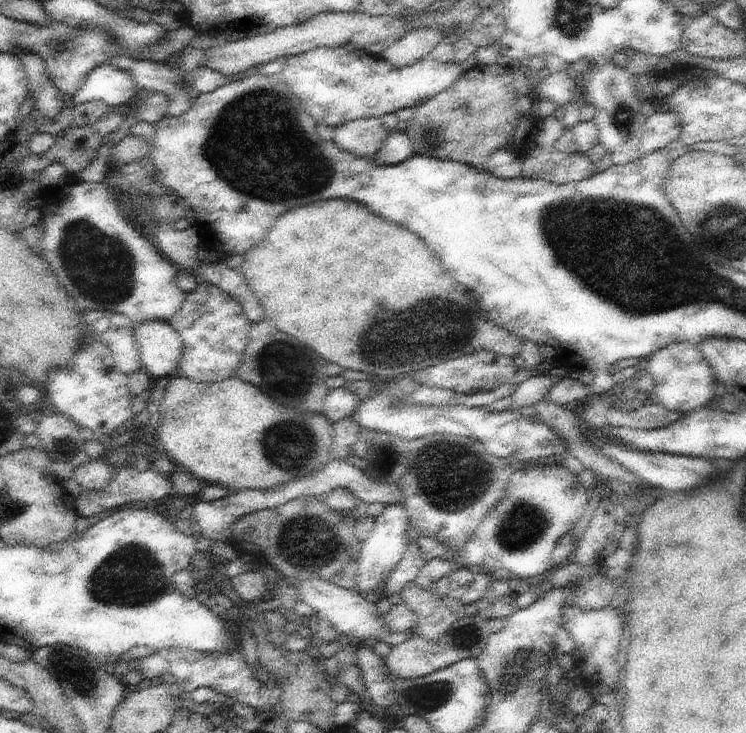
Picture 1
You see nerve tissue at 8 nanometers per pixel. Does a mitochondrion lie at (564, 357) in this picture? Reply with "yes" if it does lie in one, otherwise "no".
no

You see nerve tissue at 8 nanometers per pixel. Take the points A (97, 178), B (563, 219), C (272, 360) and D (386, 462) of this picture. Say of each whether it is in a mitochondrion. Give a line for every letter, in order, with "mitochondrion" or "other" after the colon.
A: other
B: mitochondrion
C: mitochondrion
D: other

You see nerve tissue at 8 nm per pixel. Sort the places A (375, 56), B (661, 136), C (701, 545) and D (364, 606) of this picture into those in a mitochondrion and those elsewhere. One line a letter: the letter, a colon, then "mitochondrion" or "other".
A: other
B: other
C: other
D: other

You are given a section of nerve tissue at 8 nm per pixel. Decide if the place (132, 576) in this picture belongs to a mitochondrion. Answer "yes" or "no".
yes

